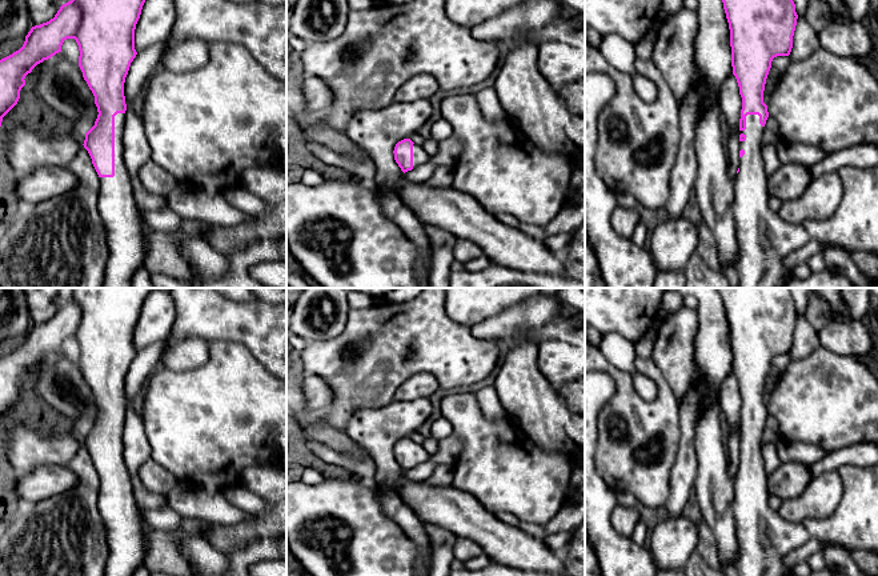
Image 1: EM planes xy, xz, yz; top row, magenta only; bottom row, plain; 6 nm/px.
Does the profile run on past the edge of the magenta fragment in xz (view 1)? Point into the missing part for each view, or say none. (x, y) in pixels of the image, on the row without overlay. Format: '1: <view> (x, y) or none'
1: xz (420, 455)

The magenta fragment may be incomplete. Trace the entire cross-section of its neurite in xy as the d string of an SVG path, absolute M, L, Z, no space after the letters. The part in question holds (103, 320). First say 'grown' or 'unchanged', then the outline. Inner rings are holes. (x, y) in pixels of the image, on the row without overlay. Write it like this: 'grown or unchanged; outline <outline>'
grown; outline M75 288L72 299L63 303L53 317L31 327L23 345L0 359L0 425L3 416L17 403L25 375L32 368L61 351L67 337L75 337L80 355L79 365L95 395L97 417L85 432L84 447L100 476L97 508L101 513L108 541L105 576L133 576L145 563L143 547L141 509L135 499L129 471L123 457L125 423L124 381L136 356L135 328L143 304L156 288Z

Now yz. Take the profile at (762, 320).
grown; outline M715 288L723 301L730 328L731 365L739 385L742 408L739 417L739 467L734 480L733 515L737 528L739 576L790 576L783 564L787 552L806 544L811 536L802 523L790 523L769 505L767 476L763 472L761 435L769 416L763 401L763 389L771 360L777 355L789 355L793 347L793 335L798 313L790 288Z

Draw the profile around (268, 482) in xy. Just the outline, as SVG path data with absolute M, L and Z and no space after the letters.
M286 463L252 465L242 471L241 484L269 504L286 500Z

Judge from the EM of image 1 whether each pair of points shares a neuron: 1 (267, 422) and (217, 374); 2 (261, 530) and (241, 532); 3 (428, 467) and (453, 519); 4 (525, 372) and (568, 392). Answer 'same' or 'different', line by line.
1: same
2: same
3: different
4: different

